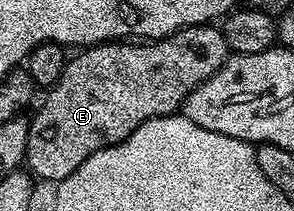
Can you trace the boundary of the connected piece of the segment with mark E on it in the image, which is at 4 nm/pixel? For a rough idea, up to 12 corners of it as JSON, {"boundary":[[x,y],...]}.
{"boundary":[[216,25],[85,47],[28,125],[59,183],[177,114],[228,59]]}

